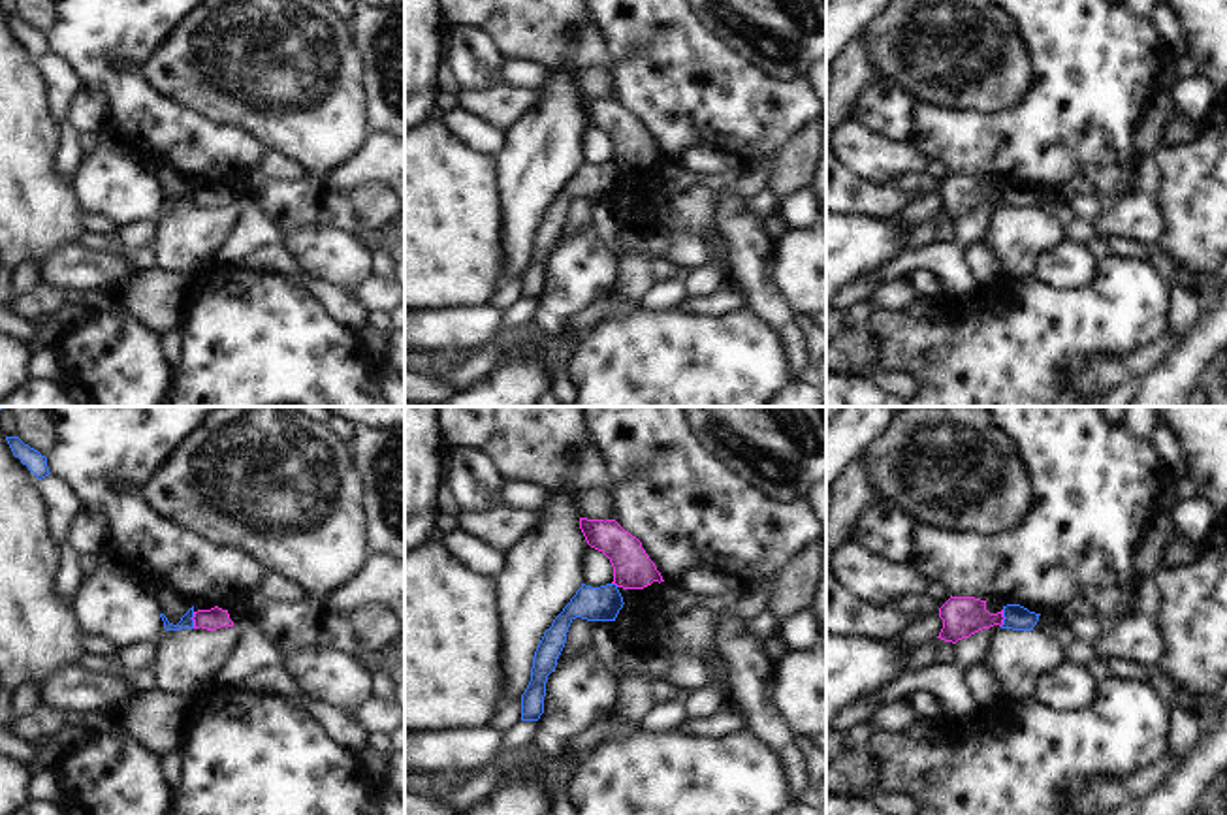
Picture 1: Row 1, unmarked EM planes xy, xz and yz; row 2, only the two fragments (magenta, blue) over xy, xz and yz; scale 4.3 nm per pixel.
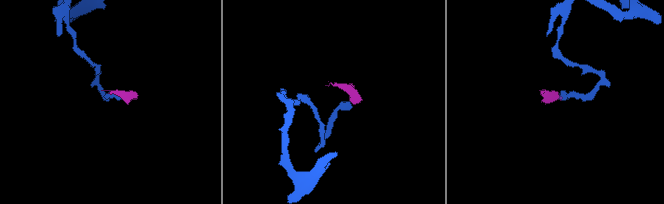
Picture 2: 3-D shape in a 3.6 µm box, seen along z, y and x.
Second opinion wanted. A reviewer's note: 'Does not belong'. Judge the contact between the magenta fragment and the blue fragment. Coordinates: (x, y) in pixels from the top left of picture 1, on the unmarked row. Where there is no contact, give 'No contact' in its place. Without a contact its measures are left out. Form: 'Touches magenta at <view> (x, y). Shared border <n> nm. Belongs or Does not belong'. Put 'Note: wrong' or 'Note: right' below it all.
Touches magenta at xy (192, 196). Shared border 70 nm. Does not belong.
Note: right

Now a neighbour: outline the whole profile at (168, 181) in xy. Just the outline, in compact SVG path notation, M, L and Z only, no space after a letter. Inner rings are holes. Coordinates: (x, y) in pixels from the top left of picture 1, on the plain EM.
M134 152L135 158L141 162L141 166L152 166L154 168L154 181L160 192L167 196L169 201L177 203L181 196L192 186L192 183L179 177L171 168L160 166L154 160L143 158L137 152Z

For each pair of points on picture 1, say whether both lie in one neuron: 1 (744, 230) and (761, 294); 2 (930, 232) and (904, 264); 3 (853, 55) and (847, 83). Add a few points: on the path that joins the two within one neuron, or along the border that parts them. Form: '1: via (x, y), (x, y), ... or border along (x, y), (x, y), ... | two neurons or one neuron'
1: via (748, 245), (749, 279) | one neuron
2: border along (956, 241), (930, 241), (911, 247), (877, 268) | two neurons
3: via (853, 63), (853, 70), (847, 76) | one neuron

